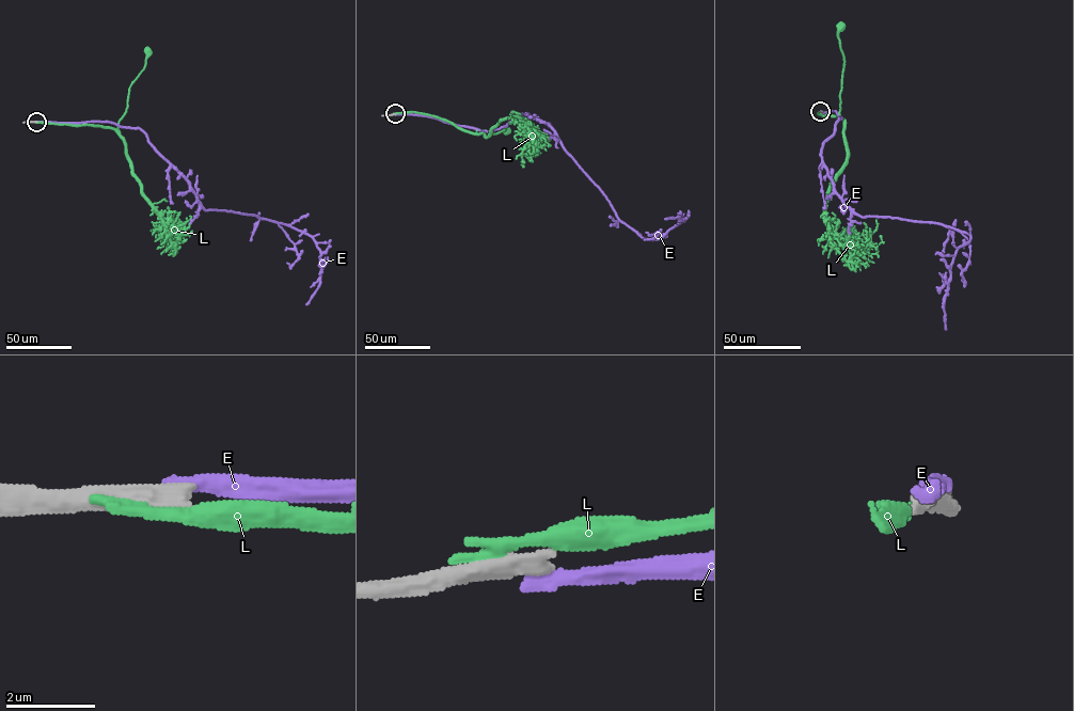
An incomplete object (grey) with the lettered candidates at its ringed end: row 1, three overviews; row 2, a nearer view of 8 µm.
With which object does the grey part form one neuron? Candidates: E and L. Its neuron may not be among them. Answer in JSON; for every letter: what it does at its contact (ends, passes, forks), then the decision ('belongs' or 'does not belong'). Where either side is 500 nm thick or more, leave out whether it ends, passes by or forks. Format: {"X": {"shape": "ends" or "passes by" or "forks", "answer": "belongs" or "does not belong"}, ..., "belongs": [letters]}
{"E": {"answer": "does not belong"}, "L": {"shape": "ends", "answer": "does not belong"}, "belongs": []}

